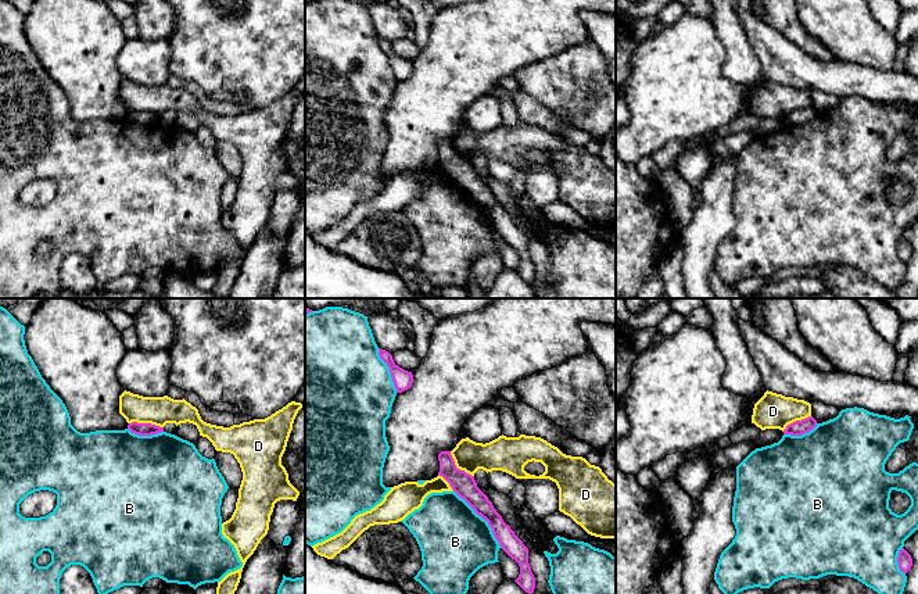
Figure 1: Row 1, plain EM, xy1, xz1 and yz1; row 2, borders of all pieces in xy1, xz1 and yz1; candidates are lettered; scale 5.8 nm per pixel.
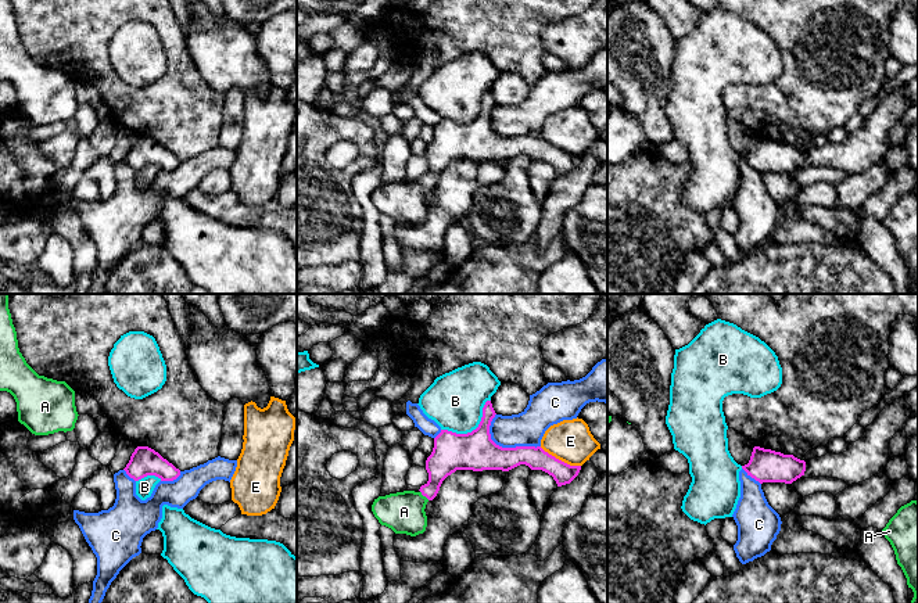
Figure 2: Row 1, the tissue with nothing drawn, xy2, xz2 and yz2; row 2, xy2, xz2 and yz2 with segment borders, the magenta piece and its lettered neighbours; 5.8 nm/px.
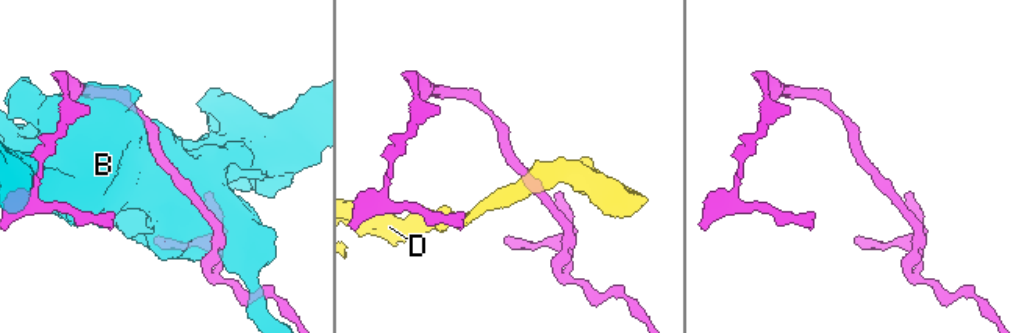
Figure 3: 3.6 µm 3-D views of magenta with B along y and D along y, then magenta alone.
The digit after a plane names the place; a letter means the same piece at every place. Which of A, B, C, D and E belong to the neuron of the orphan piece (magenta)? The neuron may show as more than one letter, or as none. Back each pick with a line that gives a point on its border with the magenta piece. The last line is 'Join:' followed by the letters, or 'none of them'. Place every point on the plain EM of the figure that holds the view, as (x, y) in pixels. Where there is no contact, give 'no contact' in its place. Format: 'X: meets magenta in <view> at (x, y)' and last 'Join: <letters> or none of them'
A: meets magenta in xz2 at (425, 185)
Join: A

